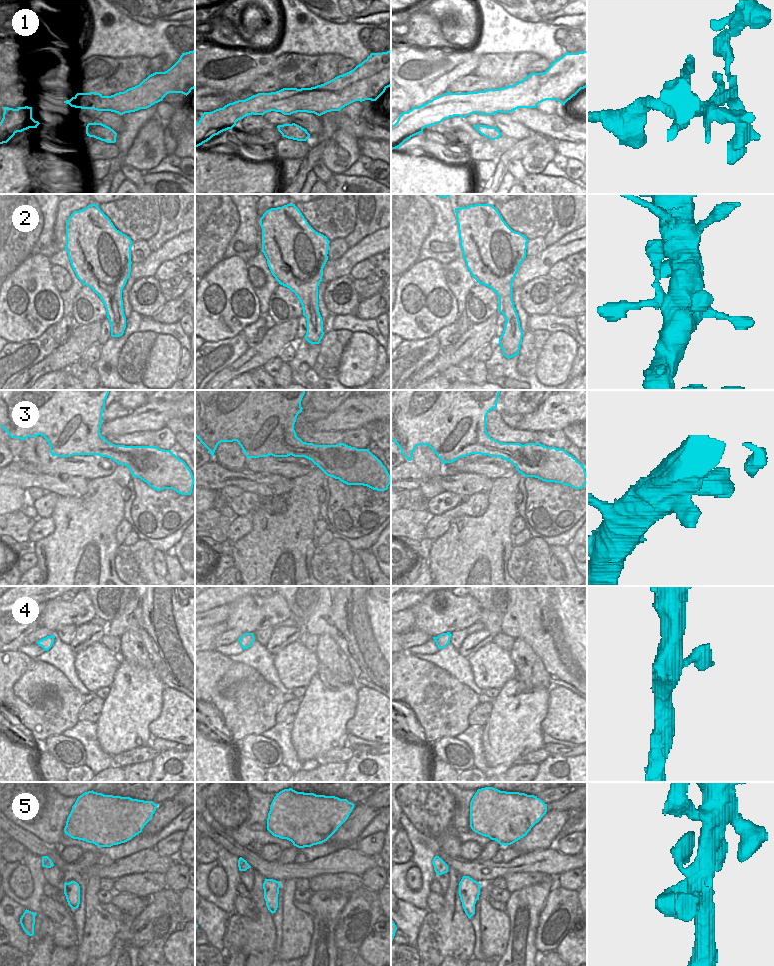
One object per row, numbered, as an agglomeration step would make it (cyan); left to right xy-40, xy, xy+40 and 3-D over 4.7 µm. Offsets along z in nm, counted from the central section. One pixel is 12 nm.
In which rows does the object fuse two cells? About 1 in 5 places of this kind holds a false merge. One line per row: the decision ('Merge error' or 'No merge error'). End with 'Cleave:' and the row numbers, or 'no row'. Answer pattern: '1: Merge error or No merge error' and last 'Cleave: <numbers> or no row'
1: Merge error
2: No merge error
3: No merge error
4: No merge error
5: No merge error
Cleave: 1

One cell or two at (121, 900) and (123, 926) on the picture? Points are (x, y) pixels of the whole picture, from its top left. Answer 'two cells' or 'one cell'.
one cell

